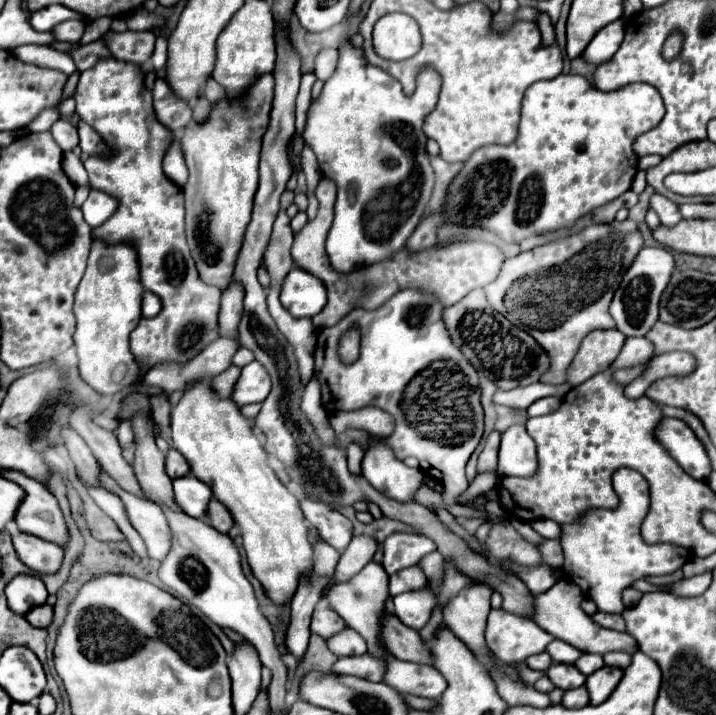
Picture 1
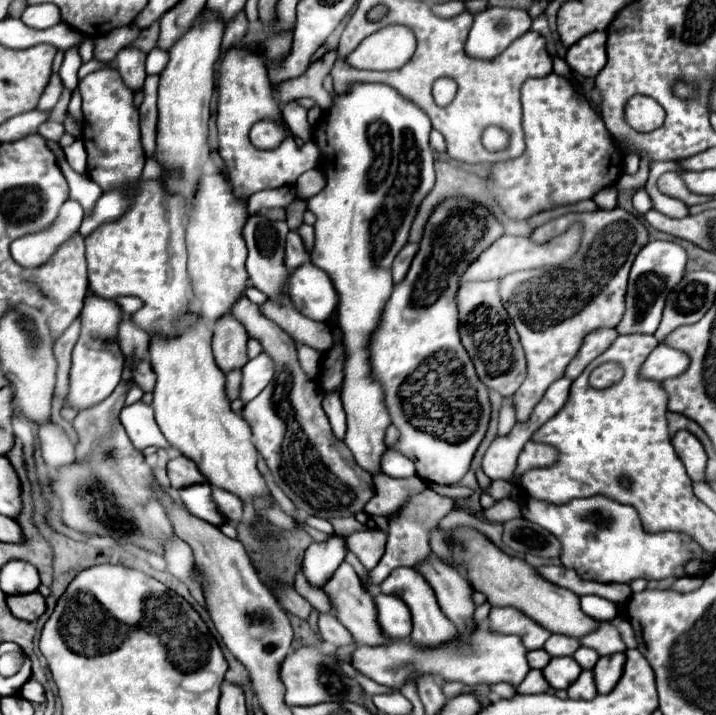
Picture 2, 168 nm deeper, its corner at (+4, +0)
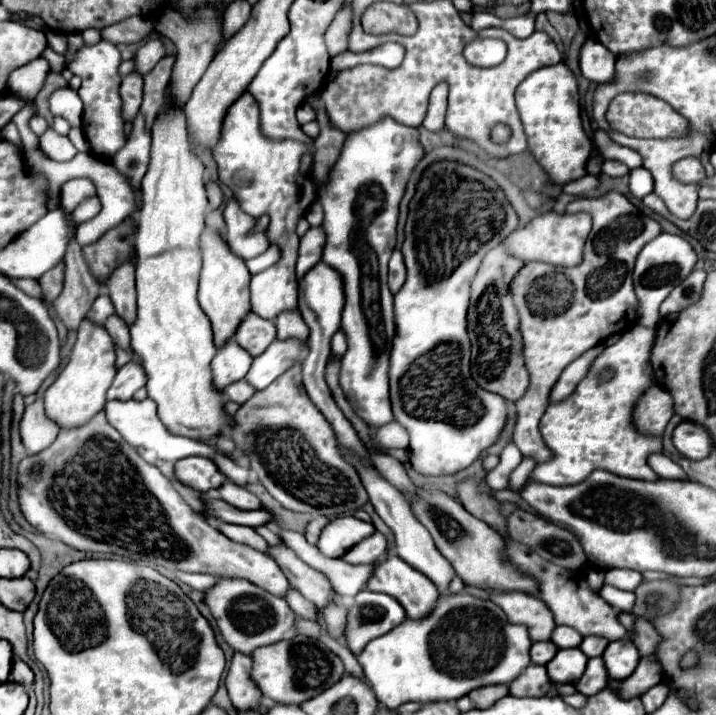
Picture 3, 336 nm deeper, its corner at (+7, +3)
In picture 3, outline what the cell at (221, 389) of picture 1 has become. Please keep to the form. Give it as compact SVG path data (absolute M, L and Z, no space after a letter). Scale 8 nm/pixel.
M236 381L236 385L232 385L232 387L228 387L226 391L224 391L224 395L230 399L230 401L234 401L234 403L238 403L238 405L242 405L242 403L246 403L252 395L256 393L256 389L248 383L248 381Z

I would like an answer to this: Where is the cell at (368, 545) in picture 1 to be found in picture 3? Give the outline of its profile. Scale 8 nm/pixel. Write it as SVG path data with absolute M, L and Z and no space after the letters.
M274 545L268 547L268 555L280 565L280 569L284 571L290 587L298 589L308 601L312 601L318 609L324 609L324 605L328 603L332 591L332 585L328 581L328 577L316 569L312 569L310 565L306 565L292 549L288 549L286 545Z

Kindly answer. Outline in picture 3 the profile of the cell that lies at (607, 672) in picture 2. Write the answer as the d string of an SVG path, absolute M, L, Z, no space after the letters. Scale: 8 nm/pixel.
M620 639L620 641L612 641L606 651L604 651L604 661L606 661L606 669L610 679L626 679L628 675L632 675L632 671L636 669L638 661L640 661L640 653L636 649L636 645L632 641Z

